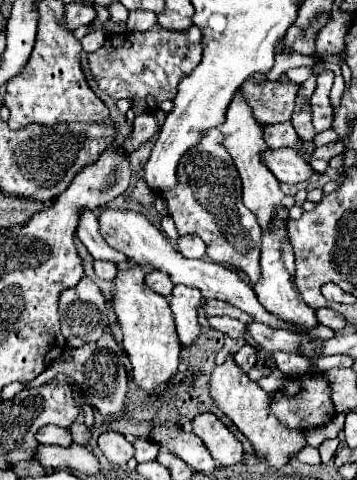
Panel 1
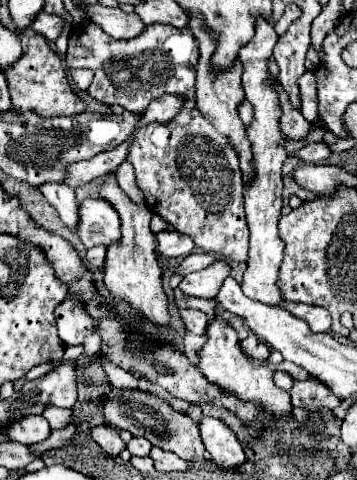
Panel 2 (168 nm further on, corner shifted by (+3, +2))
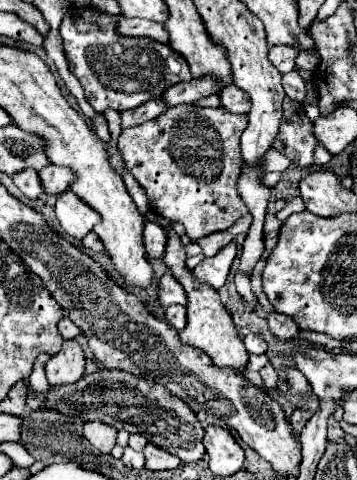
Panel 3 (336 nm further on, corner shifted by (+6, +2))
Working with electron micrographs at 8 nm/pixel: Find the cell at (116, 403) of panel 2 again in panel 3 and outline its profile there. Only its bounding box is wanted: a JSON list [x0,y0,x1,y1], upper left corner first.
[48,369,204,463]

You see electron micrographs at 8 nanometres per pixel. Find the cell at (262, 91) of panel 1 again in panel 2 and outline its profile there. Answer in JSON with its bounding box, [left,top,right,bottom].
[277,85,311,141]

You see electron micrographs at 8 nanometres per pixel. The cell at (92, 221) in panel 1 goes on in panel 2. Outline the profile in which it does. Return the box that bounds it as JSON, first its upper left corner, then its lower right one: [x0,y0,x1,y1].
[37,183,79,231]

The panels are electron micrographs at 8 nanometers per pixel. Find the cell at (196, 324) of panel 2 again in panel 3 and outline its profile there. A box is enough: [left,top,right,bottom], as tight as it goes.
[166,305,186,331]

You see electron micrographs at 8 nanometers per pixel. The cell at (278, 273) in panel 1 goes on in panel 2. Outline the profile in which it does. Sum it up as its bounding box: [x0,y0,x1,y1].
[239,17,287,305]

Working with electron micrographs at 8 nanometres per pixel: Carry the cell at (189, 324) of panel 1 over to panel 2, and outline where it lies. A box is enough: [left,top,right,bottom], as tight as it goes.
[179,259,231,299]

